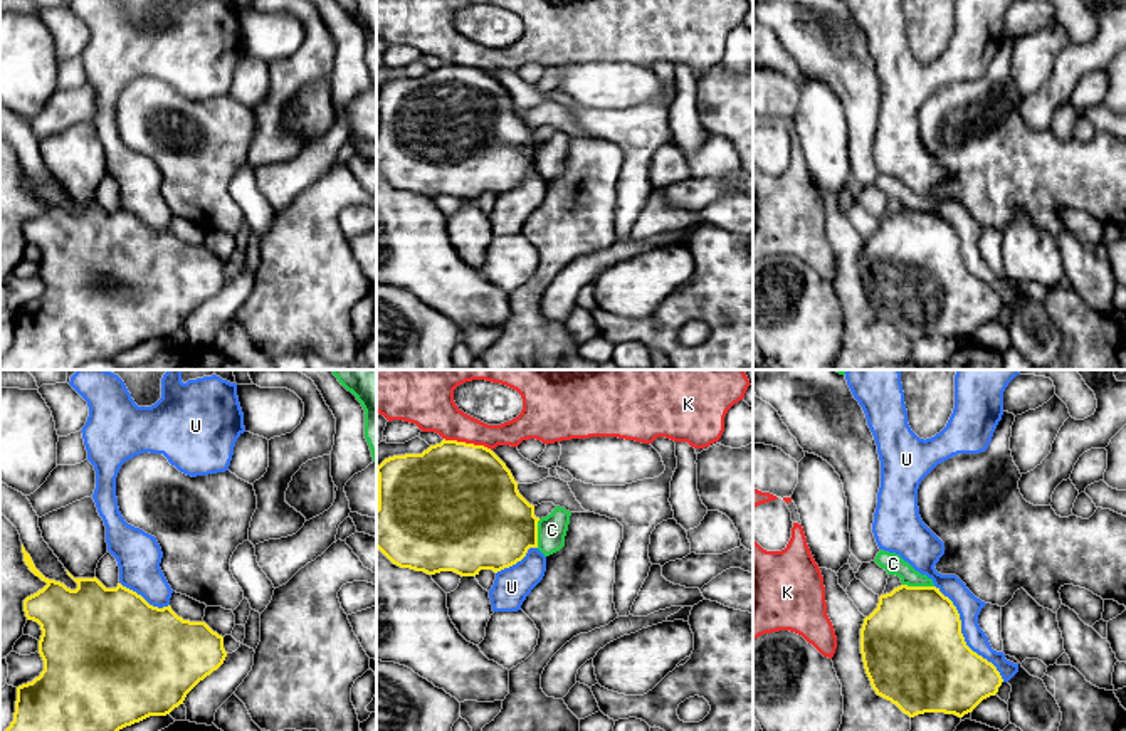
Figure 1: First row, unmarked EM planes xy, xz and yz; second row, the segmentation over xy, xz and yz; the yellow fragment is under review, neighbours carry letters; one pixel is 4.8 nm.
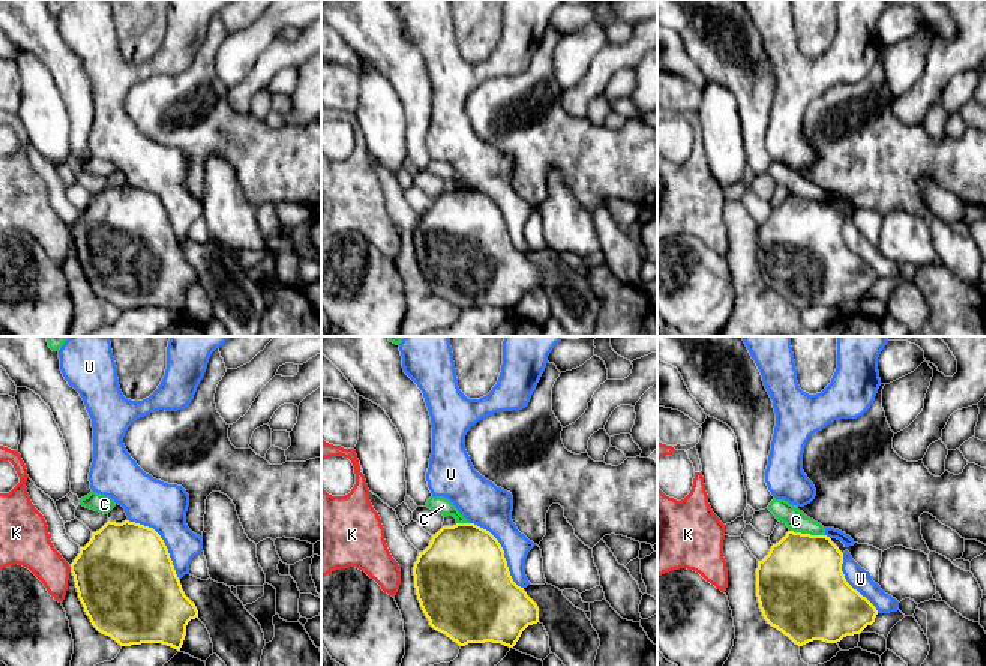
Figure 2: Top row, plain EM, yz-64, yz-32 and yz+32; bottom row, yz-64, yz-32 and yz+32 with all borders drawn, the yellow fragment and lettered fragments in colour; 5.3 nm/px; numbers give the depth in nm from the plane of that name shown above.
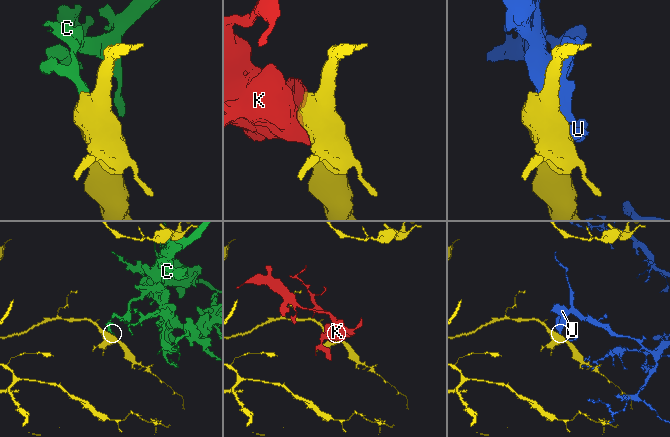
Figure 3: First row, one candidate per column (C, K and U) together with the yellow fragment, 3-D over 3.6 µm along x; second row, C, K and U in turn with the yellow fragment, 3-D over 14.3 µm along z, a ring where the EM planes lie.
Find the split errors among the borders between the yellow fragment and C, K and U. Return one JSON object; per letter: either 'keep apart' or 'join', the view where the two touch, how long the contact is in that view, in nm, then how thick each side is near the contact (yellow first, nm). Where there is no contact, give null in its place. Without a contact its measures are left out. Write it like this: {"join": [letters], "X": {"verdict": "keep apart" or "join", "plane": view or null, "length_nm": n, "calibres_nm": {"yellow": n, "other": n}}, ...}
{"join": [], "C": {"verdict": "keep apart", "plane": "yz", "length_nm": 150, "calibres_nm": {"yellow": 460, "other": 100}}, "K": {"verdict": "keep apart", "plane": "xz", "length_nm": 240, "calibres_nm": {"yellow": 500, "other": 220}}, "U": {"verdict": "keep apart", "plane": "yz", "length_nm": 550, "calibres_nm": {"yellow": 500, "other": 120}}}

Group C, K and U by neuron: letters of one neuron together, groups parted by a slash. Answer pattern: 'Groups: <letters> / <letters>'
Groups: C / K / U

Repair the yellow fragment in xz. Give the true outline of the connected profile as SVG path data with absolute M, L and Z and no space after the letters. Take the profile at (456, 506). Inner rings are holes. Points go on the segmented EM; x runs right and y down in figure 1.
M444 439L422 454L385 459L376 476L376 548L400 568L476 576L481 570L509 568L538 548L534 506L519 494L506 464L484 445Z

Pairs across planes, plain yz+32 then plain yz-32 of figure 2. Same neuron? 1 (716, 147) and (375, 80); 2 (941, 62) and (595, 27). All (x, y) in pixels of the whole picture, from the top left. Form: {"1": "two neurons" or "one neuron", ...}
{"1": "one neuron", "2": "two neurons"}

